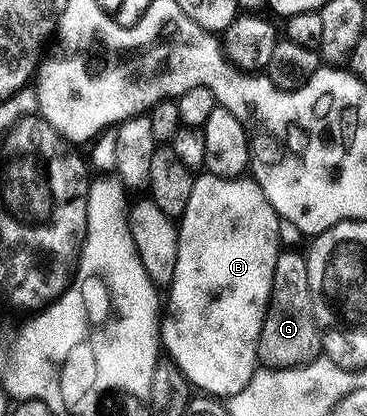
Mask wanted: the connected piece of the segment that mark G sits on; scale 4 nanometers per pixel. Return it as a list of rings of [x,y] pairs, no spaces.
[[[299,251],[280,252],[277,265],[273,267],[273,283],[271,284],[271,298],[267,304],[267,314],[261,327],[259,336],[258,364],[268,369],[296,369],[299,365],[308,365],[321,353],[321,330],[315,324],[315,312],[311,306],[311,292],[309,291],[309,271],[307,259]]]

